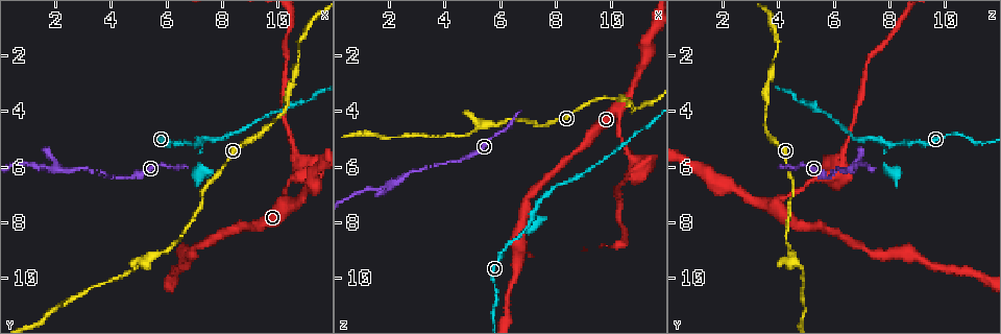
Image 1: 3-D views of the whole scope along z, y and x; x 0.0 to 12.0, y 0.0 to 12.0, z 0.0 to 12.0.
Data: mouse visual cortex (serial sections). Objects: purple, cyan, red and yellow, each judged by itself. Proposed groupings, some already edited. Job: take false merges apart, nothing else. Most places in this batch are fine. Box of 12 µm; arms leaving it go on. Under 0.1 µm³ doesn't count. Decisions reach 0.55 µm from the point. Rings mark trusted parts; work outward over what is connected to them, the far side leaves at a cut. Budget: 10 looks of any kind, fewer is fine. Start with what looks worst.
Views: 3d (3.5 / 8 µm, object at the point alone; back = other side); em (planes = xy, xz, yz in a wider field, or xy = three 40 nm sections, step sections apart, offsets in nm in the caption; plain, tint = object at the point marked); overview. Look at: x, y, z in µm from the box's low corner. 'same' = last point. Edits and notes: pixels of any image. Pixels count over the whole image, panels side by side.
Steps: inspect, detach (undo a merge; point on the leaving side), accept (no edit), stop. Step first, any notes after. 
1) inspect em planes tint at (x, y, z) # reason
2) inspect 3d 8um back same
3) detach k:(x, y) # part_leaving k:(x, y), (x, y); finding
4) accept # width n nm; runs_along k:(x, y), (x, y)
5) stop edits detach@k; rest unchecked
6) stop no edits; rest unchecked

inspect 3d 3.5um at (10.9, 6.4, 5.7) # sharp bend

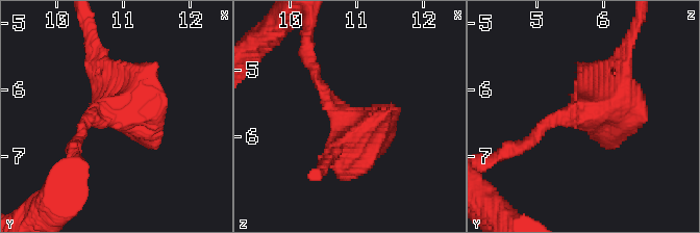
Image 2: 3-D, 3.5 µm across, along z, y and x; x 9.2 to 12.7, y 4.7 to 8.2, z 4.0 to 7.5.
inspect em xy step 1 tint at (10.90, 6.40, 5.75) # need the tissue

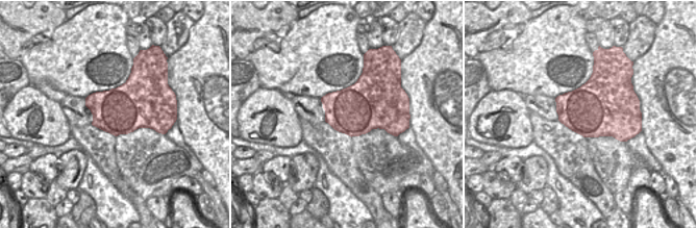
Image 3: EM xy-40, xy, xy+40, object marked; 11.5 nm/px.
inspect em xy step 5 tint same # another direction

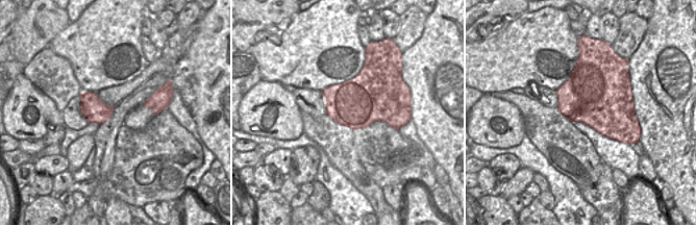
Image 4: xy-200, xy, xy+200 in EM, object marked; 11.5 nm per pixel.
accept # runs_along 2:(556, 120), (615, 101), (625, 59); all the same cell

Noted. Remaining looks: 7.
inspect 3d 3.5um at (7.2, 5.2, 7.9)

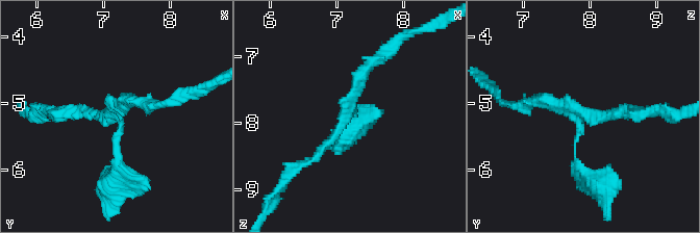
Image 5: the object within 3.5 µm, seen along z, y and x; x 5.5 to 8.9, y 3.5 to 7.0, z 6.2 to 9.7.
inspect em xy step 2 tint at (7.15, 5.20, 7.90)

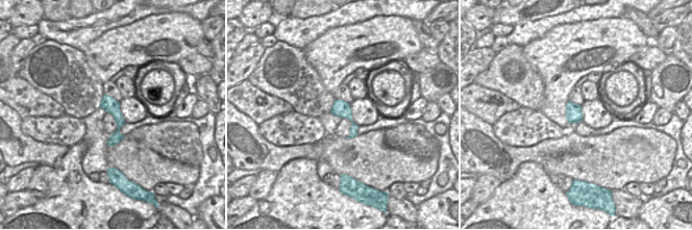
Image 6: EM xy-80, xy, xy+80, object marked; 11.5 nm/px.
accept # runs_along 6:(105, 98), (118, 116), (117, 136), (110, 143); all the same cell

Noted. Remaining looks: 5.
inspect 3d 3.5um at (9.9, 4.3, 3.4) # thin neck

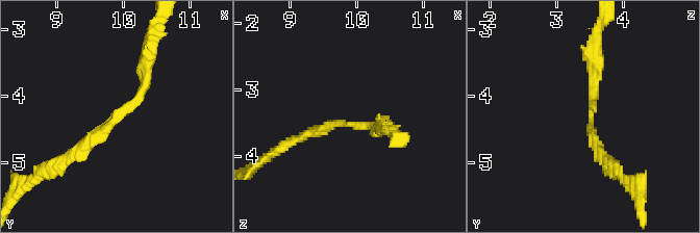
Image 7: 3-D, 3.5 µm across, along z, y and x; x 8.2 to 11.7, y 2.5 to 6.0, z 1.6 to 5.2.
inspect em xy step 5 tint at (9.90, 4.30, 3.45) # arm_widths 150, 150 nm; shape alone is not enough

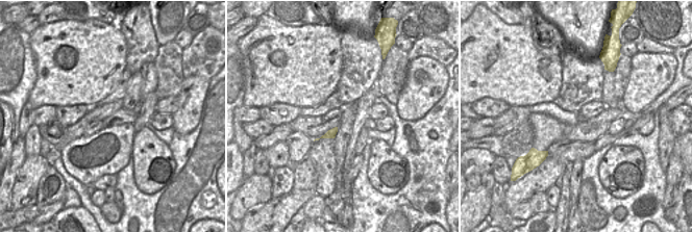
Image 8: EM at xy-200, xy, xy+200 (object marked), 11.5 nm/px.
inspect em xy step 3 tint same

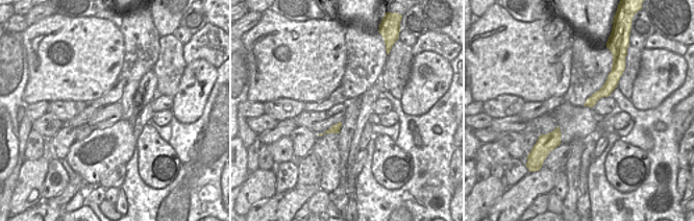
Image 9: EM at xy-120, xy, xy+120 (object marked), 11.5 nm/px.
accept # runs_along 7:(66, 157), (140, 97), (149, 55); all the same cell

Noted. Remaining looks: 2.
inspect 3d 3.5um back at (4.5, 6.4, 5.8) # sudden change in width

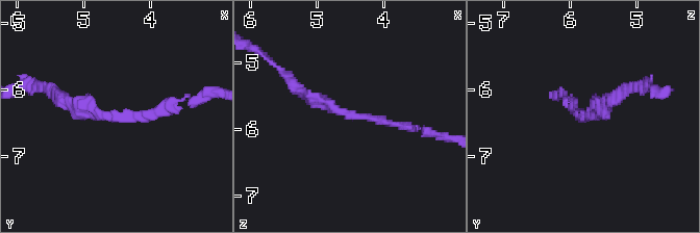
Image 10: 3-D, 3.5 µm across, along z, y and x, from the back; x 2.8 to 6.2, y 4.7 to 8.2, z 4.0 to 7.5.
inspect em planes tint at (4.50, 6.45, 5.75)

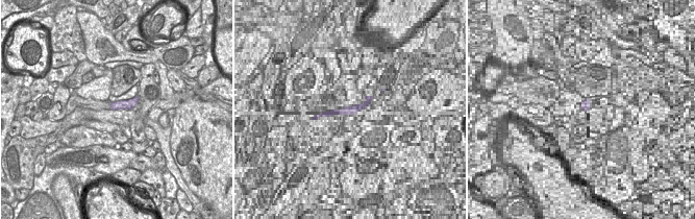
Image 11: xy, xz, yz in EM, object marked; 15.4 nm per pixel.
accept # runs_along 10:(293, 83), (338, 112), (411, 125); all the same cell

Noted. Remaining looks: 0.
stop no edits; rest unchecked

